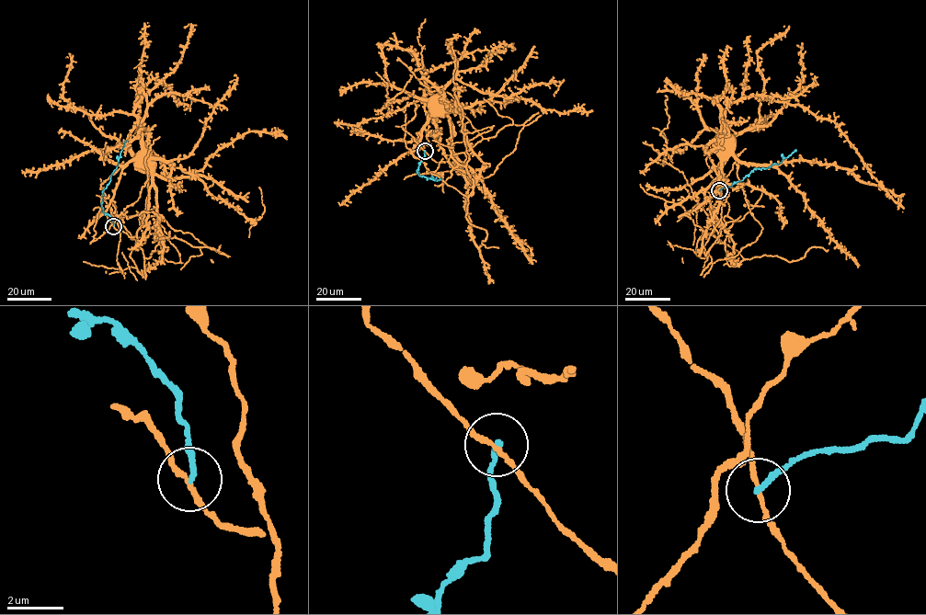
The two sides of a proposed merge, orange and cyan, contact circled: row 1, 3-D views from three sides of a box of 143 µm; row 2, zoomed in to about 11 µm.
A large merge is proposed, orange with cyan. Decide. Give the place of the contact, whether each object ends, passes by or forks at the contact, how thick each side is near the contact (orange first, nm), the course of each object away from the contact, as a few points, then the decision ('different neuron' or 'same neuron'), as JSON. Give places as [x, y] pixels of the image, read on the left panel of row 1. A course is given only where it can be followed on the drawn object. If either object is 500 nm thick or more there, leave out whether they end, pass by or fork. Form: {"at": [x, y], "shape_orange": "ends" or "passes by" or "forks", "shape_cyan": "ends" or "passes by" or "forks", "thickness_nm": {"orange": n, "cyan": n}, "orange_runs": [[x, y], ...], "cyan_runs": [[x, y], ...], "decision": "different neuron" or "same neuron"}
{"at": [113, 226], "shape_orange": "passes by", "shape_cyan": "ends", "thickness_nm": {"orange": 140, "cyan": 190}, "orange_runs": [[113, 226], [131, 237], [156, 235], [157, 208], [154, 177], [141, 166]], "cyan_runs": [[113, 226], [111, 217], [103, 211], [102, 192], [117, 166], [125, 140]], "decision": "different neuron"}

